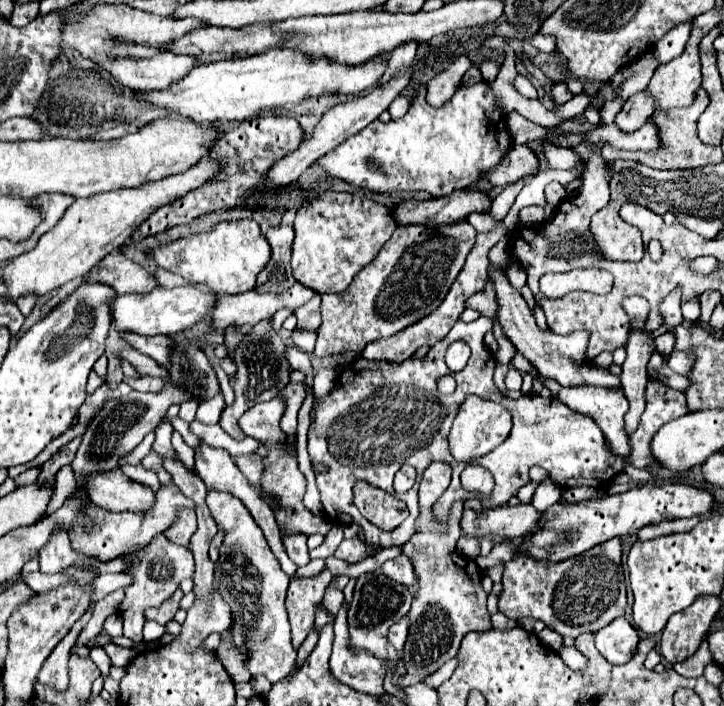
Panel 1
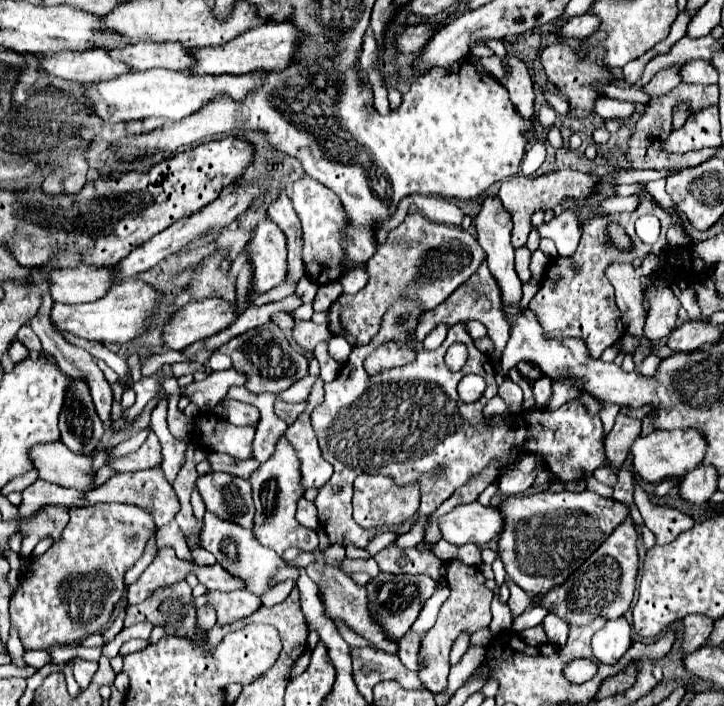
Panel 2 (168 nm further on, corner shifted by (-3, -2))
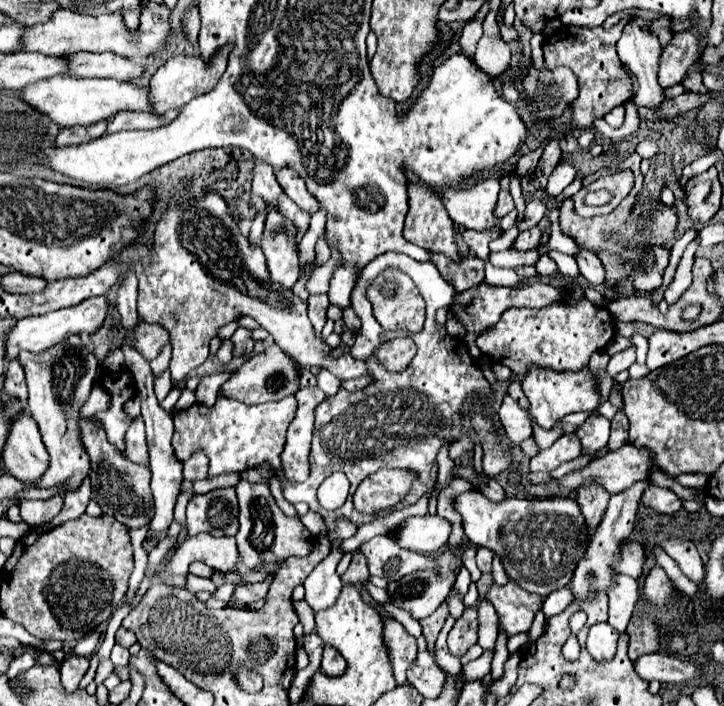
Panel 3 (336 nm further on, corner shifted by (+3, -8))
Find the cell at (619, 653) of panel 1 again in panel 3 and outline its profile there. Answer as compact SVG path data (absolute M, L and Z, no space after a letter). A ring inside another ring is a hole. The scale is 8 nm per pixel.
M609 622L595 624L587 636L587 650L597 662L609 662L617 652L617 640L619 632Z

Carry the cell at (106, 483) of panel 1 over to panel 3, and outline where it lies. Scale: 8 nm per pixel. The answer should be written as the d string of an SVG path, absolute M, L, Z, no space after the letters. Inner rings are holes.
M21 414L13 422L11 438L7 438L7 448L3 448L3 464L21 482L39 482L47 472L49 454L31 416Z

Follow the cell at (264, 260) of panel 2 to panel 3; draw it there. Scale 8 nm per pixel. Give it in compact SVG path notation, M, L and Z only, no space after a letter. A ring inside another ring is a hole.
M271 210L265 220L265 232L259 248L265 254L269 278L273 282L279 282L283 288L291 288L301 276L295 226L291 224L291 220L283 220L279 212Z

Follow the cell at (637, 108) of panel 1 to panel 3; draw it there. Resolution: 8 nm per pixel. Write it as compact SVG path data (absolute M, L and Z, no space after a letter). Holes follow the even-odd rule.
M691 16L691 28L685 32L675 32L673 40L663 48L661 68L659 68L659 86L669 88L683 80L691 64L701 56L701 36L697 32L697 16Z

